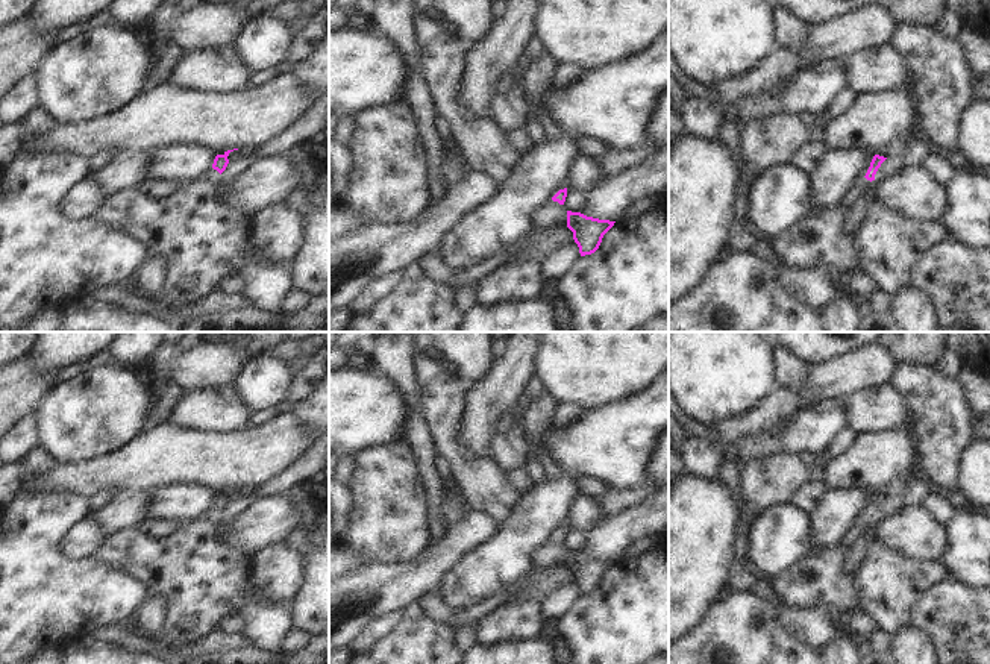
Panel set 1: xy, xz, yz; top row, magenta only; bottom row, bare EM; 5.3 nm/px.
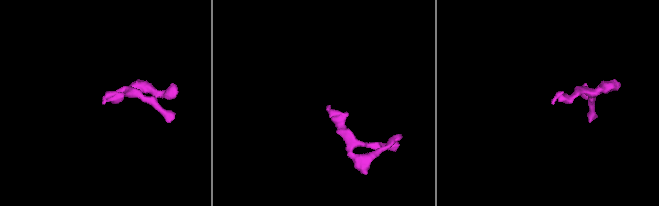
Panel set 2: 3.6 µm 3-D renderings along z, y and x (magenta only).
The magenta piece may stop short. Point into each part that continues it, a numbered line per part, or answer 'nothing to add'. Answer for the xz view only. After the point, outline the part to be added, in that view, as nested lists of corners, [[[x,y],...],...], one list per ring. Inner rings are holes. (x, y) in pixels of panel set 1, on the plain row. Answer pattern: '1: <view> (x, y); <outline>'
1: xz (552, 555); [[[547,541],[544,547],[534,553],[535,568],[556,568],[567,565],[567,547],[558,541]]]

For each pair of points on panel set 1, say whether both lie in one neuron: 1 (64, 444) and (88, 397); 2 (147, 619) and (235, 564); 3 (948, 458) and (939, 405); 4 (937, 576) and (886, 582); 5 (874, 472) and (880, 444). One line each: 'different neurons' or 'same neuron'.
1: same neuron
2: different neurons
3: same neuron
4: same neuron
5: same neuron

